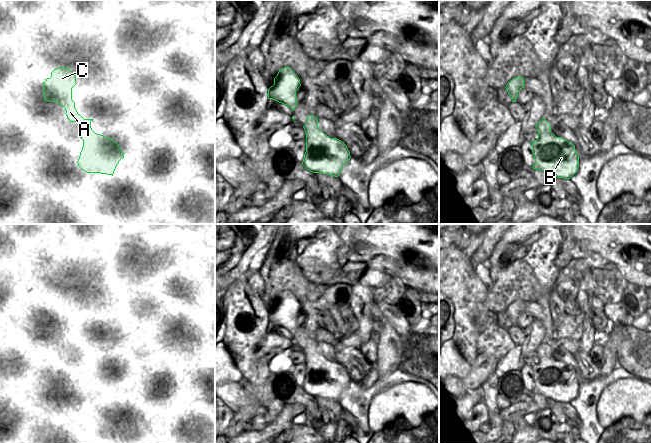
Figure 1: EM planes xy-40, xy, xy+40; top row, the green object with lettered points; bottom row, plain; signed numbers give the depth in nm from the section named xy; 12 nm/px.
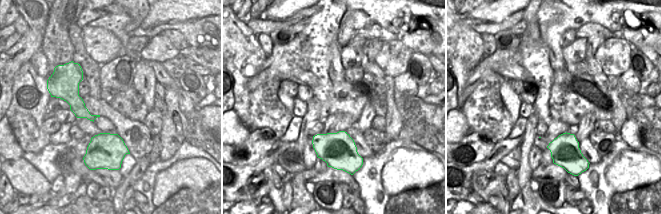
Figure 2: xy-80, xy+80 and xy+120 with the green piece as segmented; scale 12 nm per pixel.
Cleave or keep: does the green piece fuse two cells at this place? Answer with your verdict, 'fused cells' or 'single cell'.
single cell

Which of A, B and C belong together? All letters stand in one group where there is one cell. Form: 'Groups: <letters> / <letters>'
Groups: A B C.

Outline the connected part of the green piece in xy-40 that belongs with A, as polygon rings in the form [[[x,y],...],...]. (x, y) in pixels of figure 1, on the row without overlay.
[[[68,291],[54,293],[51,301],[43,306],[44,324],[63,330],[68,344],[79,346],[87,354],[87,358],[80,361],[83,371],[77,385],[78,390],[87,397],[113,400],[117,388],[124,382],[123,376],[112,362],[106,362],[92,354],[93,343],[84,343],[77,336],[72,324],[72,312],[76,308],[76,299]]]

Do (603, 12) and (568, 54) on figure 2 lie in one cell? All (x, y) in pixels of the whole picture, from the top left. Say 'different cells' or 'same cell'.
different cells

